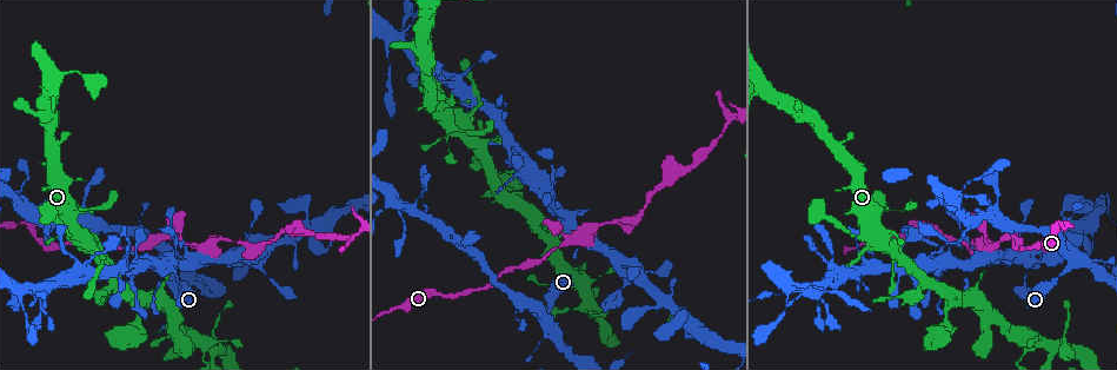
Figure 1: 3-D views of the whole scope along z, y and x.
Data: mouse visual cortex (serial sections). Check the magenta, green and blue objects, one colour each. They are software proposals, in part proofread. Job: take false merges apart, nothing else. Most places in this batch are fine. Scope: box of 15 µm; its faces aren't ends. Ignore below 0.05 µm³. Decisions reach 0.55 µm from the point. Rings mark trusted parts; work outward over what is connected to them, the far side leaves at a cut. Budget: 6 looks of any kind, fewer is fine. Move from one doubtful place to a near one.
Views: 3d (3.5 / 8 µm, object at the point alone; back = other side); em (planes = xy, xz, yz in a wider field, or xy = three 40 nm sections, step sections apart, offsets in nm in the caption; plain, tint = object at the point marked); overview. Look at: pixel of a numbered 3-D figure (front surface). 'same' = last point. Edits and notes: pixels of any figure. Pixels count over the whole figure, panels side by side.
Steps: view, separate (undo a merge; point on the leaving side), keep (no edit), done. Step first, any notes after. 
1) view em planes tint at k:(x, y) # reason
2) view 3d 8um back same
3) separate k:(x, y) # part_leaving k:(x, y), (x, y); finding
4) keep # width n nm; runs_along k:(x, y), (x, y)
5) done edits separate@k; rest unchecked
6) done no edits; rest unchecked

view 3d 3.5um at 1:(417, 46) # side arm on a straight run

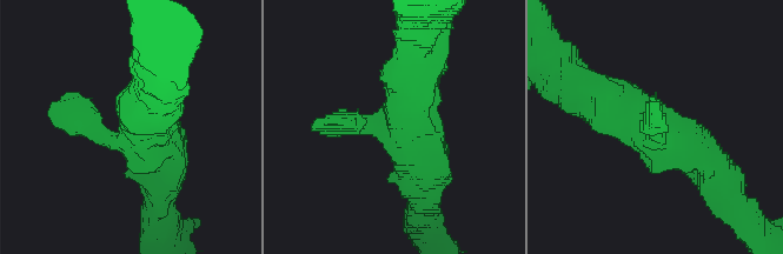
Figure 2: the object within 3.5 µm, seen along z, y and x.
view em xy step 2 tint at 2:(391, 133) # arms 3; arm_widths 300, 500, 700 nm

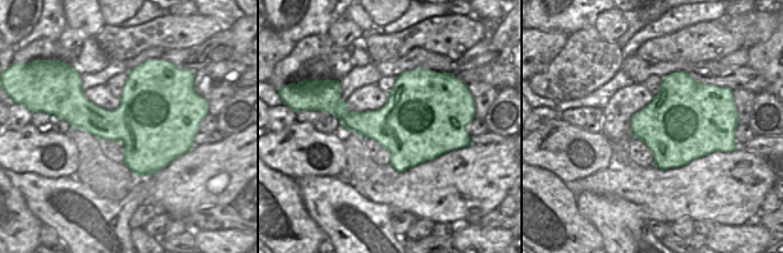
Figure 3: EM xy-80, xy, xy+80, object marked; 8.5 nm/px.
keep # continuous, no second cell

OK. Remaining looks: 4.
view 3d 3.5um at 1:(858, 237) # abrupt turn

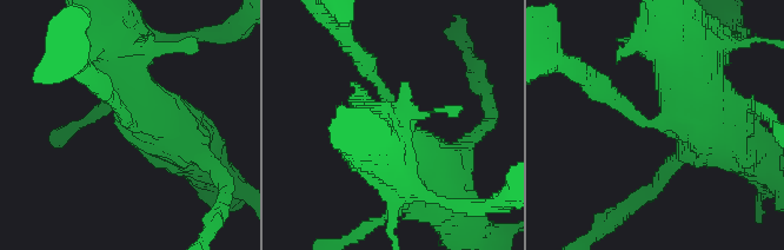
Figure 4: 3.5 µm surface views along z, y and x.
view em xy step 3 tint at 4:(654, 122) # shape alone is not enough

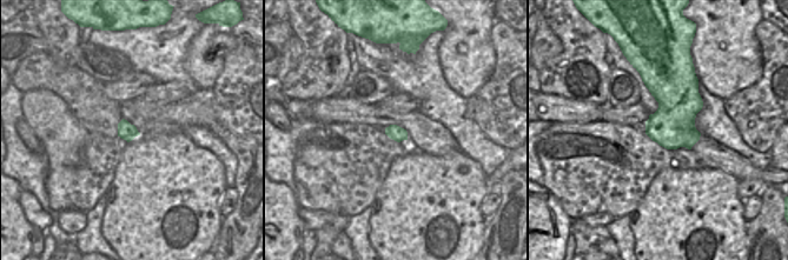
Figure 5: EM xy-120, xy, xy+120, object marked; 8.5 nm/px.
keep # one cell here

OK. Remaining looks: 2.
view 3d 3.5um at 1:(398, 202) # four arms meet

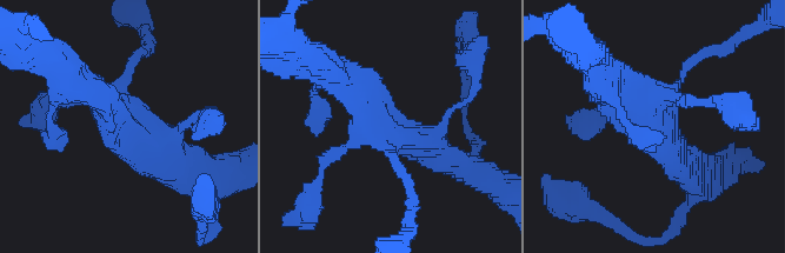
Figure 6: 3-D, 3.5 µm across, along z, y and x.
view em xy step 5 tint at 6:(659, 127) # arms 4; arm_widths 150, 200, 400, 450 nm

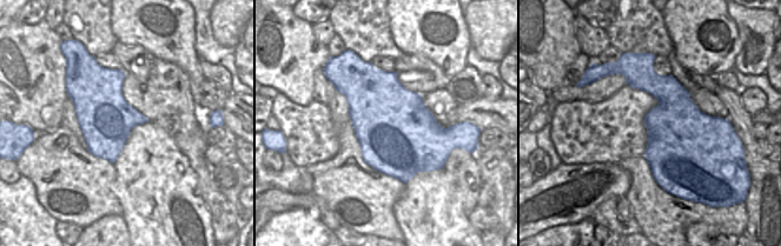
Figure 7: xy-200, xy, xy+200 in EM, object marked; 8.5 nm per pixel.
keep # runs_along 6:(446, 159), (388, 130), (345, 75); continuous, no second cell

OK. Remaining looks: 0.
done no edits; rest unchecked

